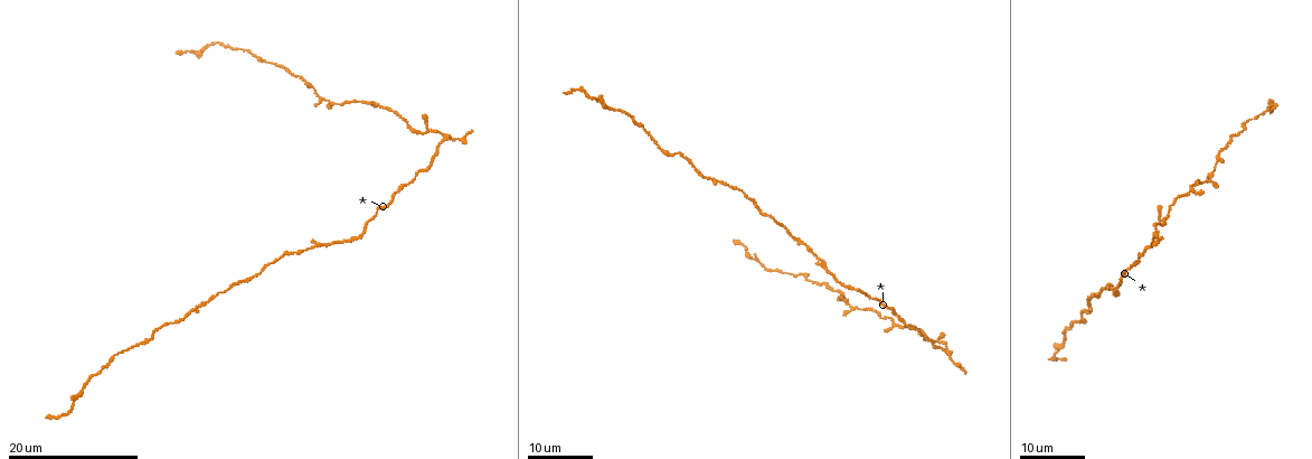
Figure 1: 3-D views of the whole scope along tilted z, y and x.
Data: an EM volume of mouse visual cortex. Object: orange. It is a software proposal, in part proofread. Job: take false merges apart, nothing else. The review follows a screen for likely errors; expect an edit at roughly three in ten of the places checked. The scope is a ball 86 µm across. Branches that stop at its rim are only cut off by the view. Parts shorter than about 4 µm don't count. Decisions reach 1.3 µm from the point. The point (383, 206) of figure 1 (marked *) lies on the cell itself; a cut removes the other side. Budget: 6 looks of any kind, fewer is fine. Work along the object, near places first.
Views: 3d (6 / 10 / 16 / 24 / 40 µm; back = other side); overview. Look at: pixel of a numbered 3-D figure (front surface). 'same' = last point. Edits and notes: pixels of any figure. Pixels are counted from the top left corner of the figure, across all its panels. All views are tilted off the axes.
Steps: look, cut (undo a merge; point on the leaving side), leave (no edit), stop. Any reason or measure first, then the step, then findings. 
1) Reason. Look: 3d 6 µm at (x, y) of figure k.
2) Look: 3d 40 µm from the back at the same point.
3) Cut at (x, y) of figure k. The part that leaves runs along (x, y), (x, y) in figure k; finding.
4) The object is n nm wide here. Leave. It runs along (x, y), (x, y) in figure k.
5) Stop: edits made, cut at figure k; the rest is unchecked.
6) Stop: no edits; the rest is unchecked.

Sudden change in width. Look: 3d 16 µm at (367, 102) of figure 1.

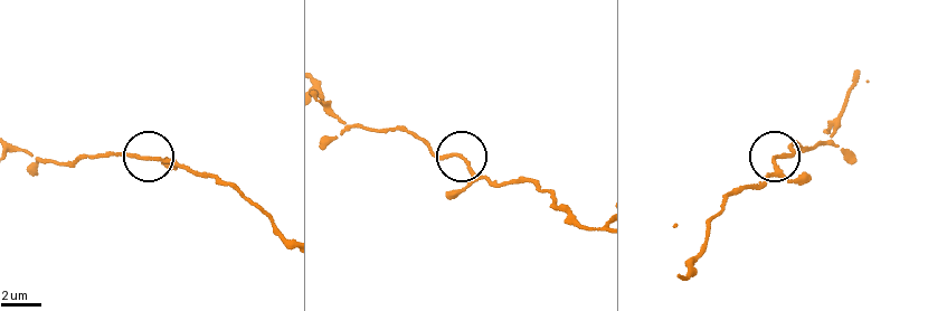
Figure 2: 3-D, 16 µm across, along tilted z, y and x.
Look: 3d 10 µm at (145, 156) of figure 2.

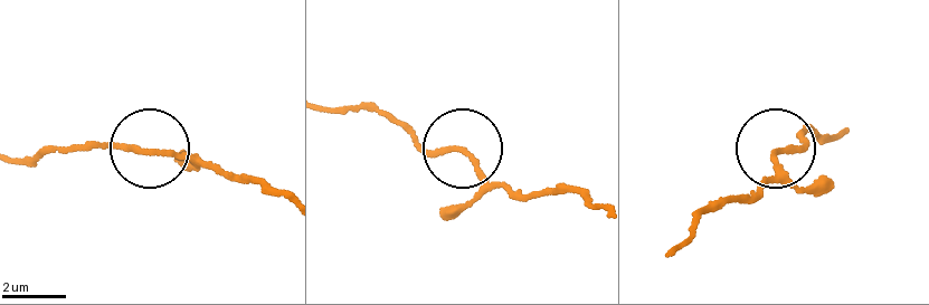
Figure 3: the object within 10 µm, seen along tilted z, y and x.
The object is 160 nm wide here. Leave. It runs along (287, 200), (149, 146), (76, 145) in figure 3; one cell here.

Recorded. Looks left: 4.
Sudden change in width. Look: 3d 24 µm at (1208, 182) of figure 1.

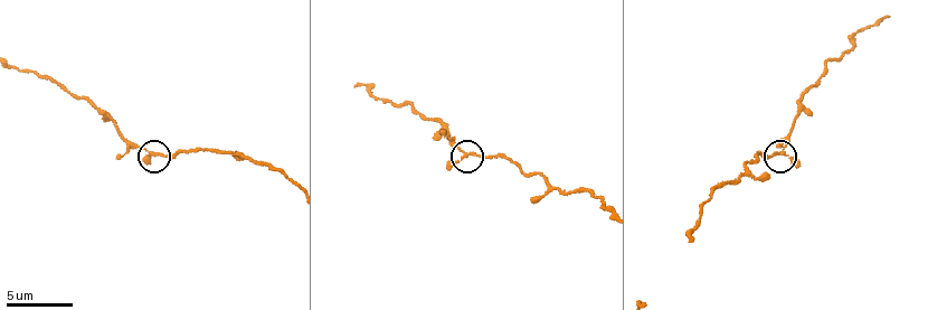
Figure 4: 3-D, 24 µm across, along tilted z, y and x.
Look: 3d 10 µm at (783, 151) of figure 4.

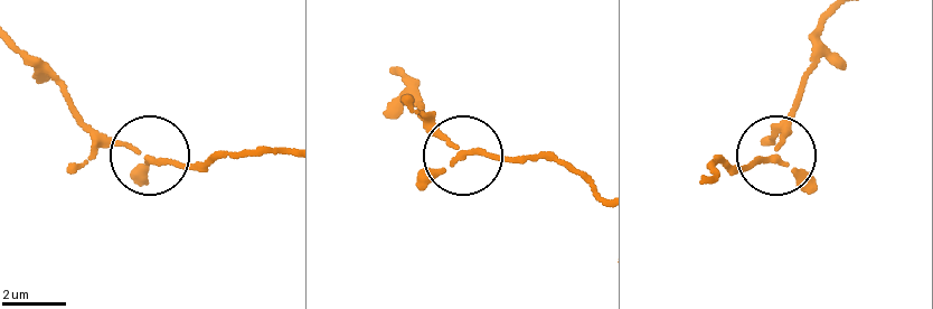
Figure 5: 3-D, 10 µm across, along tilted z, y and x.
Leave. It runs along (595, 197), (567, 170), (462, 151), (416, 118) in figure 5; continuous, no second cell.

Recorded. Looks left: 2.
Thick turns thin. Look: 3d 16 µm at (408, 186) of figure 1.

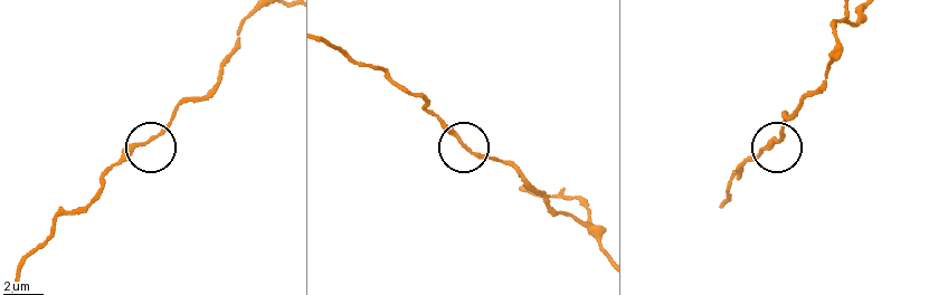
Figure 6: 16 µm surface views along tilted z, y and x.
Look: 3d 6 µm at (462, 144) of figure 6.

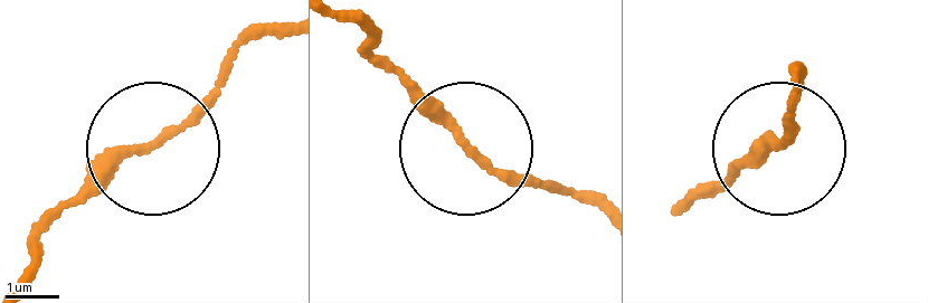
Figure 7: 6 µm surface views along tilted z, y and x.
The object is 160 nm wide here. Leave. It runs along (15, 286), (69, 205), (201, 101), (267, 26) in figure 7; all the same cell.

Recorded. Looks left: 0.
Stop: no edits; the rest is unchecked.

